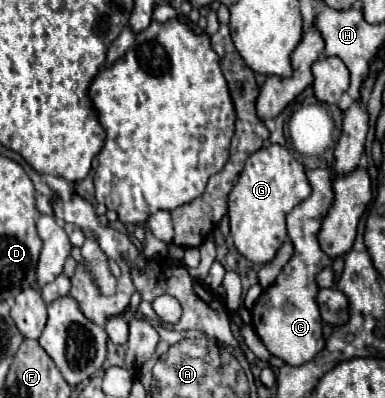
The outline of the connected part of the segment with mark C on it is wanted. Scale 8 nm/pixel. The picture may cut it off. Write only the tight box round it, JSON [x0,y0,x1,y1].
[251,170,333,366]

